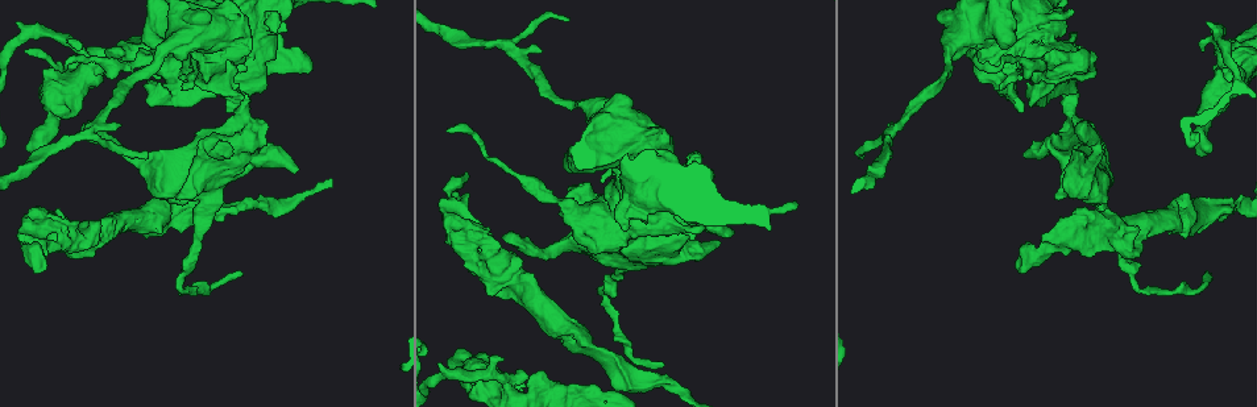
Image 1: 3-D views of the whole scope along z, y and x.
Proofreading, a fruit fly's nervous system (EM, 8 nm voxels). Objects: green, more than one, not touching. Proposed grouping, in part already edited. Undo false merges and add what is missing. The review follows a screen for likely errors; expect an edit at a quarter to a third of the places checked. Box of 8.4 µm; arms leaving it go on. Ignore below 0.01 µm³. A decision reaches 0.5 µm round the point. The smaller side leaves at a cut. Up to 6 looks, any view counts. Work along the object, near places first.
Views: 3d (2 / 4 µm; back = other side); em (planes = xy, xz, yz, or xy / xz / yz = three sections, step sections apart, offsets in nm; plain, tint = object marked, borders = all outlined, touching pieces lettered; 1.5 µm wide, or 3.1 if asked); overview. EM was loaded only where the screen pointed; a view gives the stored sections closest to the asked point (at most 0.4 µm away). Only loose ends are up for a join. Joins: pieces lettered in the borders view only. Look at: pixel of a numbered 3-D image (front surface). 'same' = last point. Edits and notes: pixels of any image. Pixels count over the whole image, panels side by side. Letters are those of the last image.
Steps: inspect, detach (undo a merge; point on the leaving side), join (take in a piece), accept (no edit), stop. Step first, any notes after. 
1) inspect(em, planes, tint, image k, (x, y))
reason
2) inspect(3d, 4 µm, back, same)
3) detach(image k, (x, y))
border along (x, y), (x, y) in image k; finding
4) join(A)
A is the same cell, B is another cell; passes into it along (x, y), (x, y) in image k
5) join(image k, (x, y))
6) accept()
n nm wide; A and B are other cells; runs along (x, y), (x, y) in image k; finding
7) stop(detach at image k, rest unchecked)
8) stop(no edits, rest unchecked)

inspect(3d, 2 µm, image 1, (72, 255))
an open end

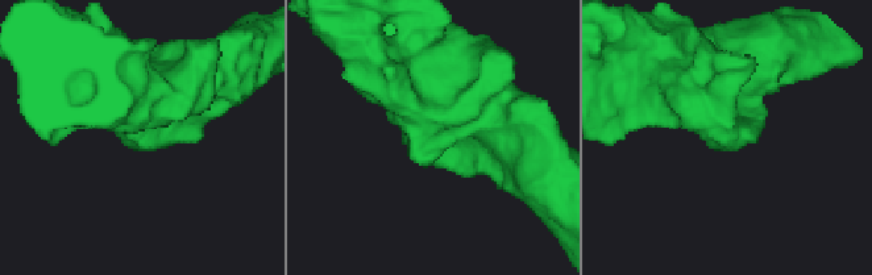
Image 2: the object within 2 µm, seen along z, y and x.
inspect(em, planes, borders, image 2, (434, 165))

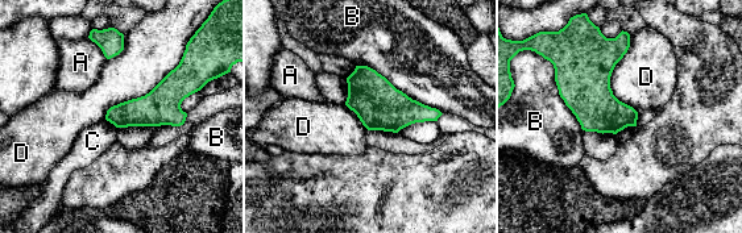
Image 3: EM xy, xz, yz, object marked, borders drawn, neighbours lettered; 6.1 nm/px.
accept()
D touches over 650 nm; A, B, C and D are other cells; no lettered piece goes on from it

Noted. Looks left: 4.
inspect(em, planes, tint, image 1, (1009, 62))
sudden change in width

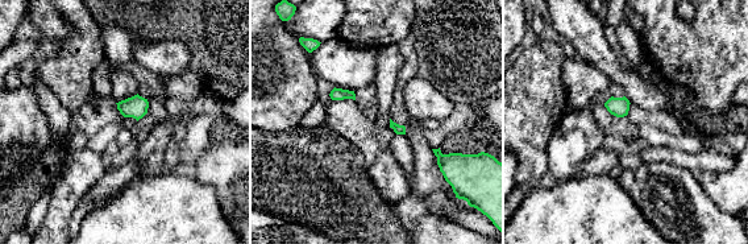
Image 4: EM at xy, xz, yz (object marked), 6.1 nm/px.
inspect(em, planes, borders, same)
what lies round it

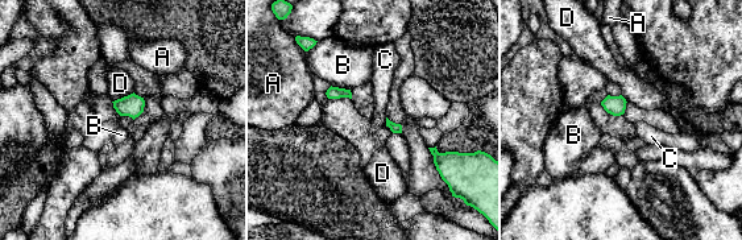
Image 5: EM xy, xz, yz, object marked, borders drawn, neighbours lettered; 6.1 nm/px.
accept()
A, B, C and D are other cells; border along (120, 115), (128, 115), (133, 120) in image 5; continuous, no second cell

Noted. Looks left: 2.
inspect(3d, 2 µm, image 1, (1237, 203))
narrows sharply

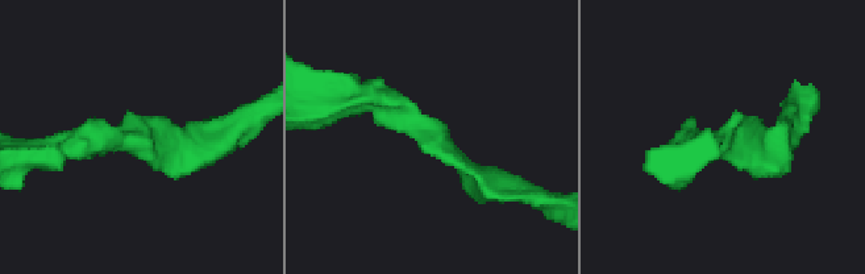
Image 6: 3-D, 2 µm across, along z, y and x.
inspect(em, xz, step 8, borders, image 6, (121, 140))
arms of 240, 260 nm

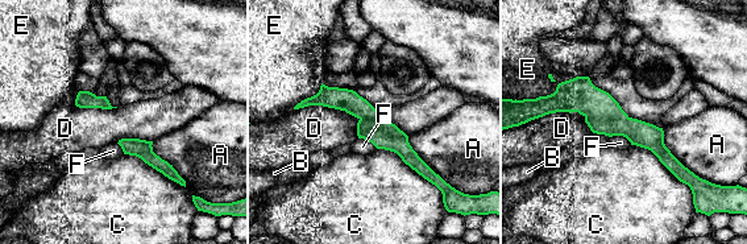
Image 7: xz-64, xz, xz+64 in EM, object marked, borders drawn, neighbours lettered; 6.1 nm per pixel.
accept()
A, B, C, D, E and F are other cells; runs along (551, 106), (593, 103), (687, 177) in image 7; continuous, no second cell

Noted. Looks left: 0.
stop(no edits, rest unchecked)

